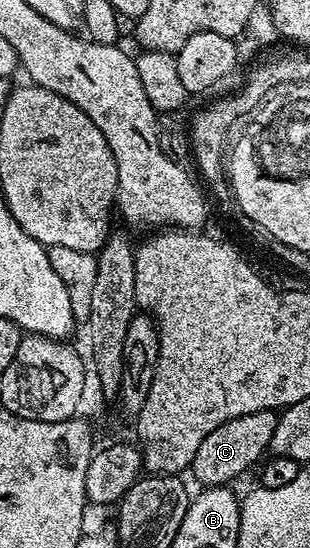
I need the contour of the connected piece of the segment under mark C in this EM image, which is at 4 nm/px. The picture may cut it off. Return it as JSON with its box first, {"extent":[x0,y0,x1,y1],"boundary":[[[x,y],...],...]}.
{"extent":[190,410,277,488],"boundary":[[[258,410],[254,414],[242,414],[238,418],[230,418],[230,422],[222,422],[218,430],[210,430],[206,438],[202,438],[202,446],[198,446],[198,454],[194,454],[190,475],[200,486],[218,488],[231,485],[251,464],[261,463],[260,455],[270,449],[270,438],[274,438],[274,426],[277,413],[272,410]]]}

